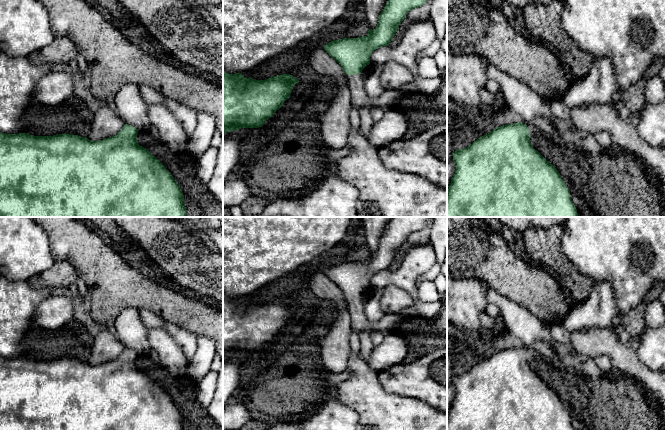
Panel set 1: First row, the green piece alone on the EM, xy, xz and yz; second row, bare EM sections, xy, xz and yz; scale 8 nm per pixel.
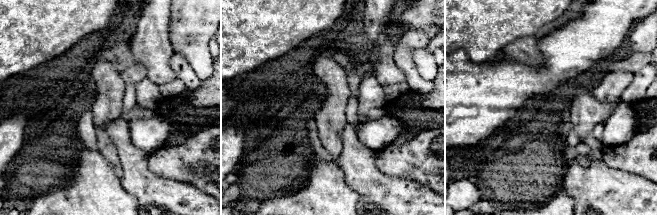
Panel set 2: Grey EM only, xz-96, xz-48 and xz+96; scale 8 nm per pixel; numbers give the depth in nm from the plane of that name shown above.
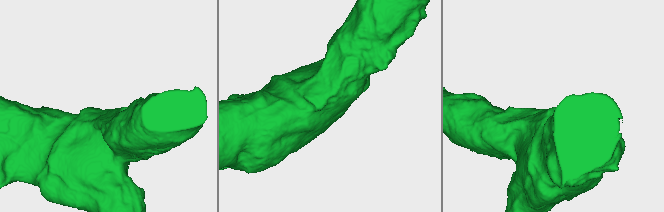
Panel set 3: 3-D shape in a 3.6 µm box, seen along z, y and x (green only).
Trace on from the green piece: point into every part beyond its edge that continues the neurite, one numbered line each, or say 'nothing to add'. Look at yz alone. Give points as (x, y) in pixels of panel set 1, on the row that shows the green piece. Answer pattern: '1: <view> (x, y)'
1: yz (533, 131)

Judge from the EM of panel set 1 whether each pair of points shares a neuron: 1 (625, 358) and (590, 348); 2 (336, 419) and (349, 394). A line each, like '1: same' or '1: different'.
1: same
2: different

